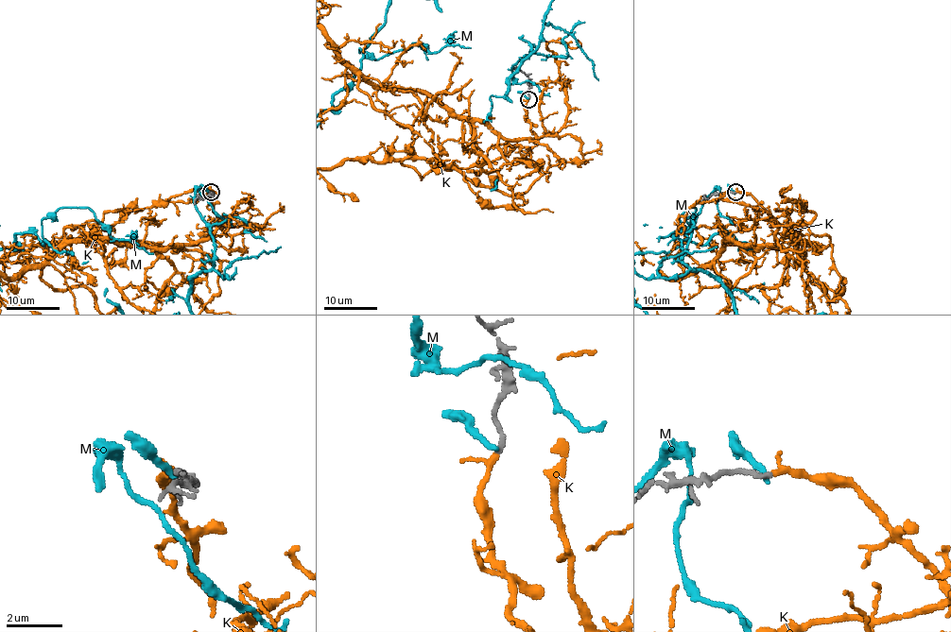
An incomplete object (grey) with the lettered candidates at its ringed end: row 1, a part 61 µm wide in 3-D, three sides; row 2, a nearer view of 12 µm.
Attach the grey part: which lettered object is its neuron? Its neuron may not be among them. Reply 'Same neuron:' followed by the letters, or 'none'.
Same neuron: K

